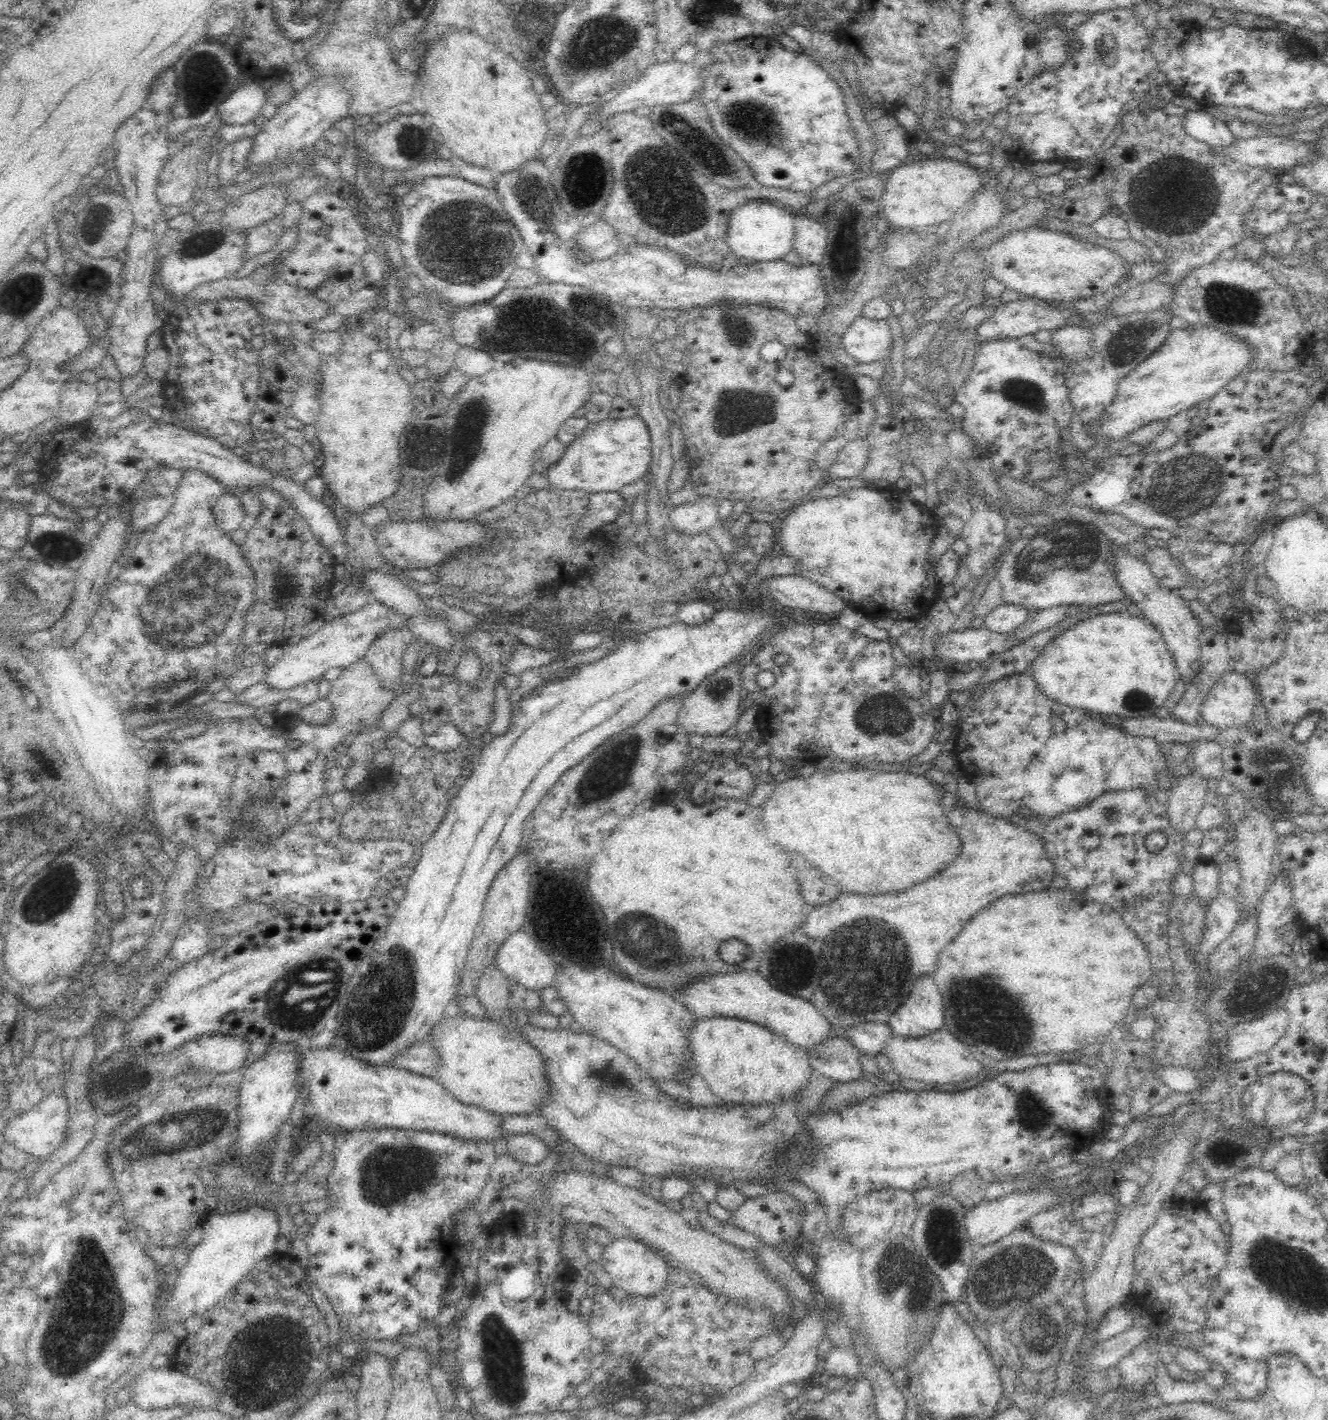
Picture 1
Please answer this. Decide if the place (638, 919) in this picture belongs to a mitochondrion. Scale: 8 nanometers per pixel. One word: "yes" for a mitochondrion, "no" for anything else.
yes

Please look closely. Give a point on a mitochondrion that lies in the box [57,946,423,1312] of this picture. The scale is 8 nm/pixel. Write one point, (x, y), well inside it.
(133, 1080)

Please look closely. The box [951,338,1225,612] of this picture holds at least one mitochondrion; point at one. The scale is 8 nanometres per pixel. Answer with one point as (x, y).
(1070, 551)

